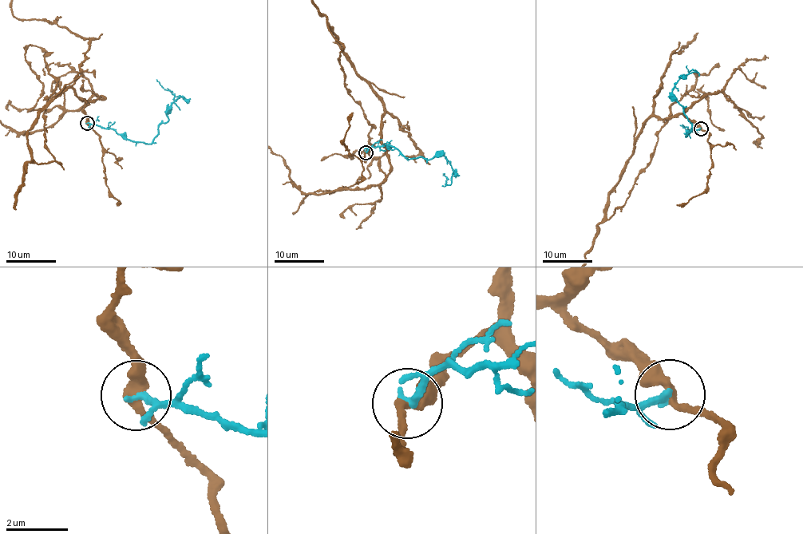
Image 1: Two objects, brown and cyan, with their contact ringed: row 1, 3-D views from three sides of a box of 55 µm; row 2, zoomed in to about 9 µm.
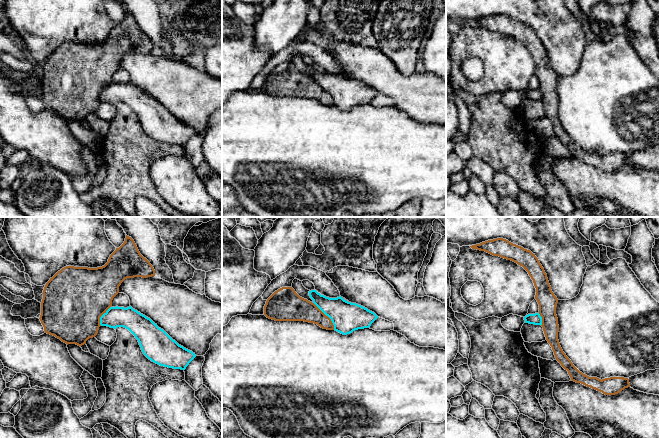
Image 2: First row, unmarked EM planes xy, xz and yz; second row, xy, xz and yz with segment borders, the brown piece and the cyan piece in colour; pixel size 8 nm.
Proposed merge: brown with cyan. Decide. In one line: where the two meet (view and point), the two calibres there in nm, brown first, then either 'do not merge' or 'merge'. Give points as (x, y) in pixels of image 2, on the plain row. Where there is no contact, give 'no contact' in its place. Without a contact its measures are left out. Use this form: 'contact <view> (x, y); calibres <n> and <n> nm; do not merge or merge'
contact xz (327, 92); calibres 190 and 240 nm; do not merge

